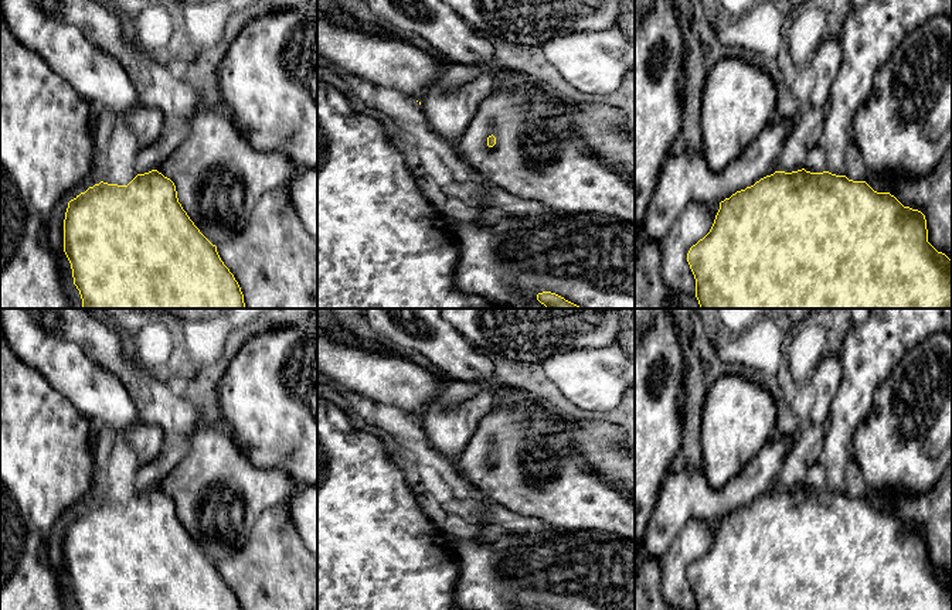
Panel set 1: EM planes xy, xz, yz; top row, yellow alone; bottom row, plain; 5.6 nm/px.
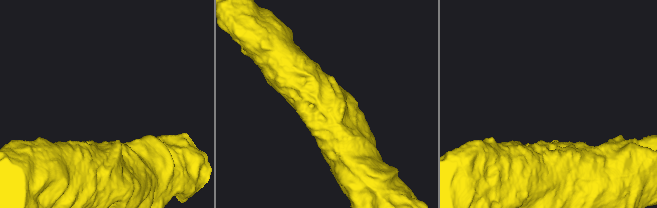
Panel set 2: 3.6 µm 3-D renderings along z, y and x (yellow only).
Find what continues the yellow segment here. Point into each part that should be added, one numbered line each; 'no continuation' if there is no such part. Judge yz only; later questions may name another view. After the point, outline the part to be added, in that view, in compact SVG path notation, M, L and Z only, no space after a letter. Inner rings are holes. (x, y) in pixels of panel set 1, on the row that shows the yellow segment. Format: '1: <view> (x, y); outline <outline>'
no continuation

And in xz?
no continuation

